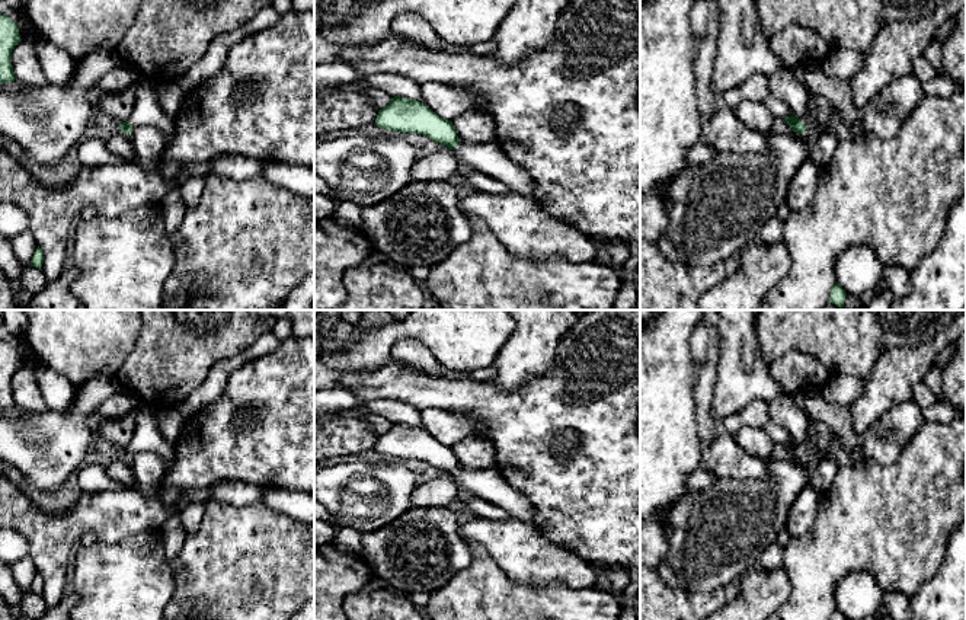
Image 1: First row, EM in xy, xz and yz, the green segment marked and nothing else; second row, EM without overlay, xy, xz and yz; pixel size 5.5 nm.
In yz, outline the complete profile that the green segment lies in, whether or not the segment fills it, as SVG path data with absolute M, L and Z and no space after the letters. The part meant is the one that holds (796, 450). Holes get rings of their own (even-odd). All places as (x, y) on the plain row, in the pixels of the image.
M809 419L809 437L799 445L796 442L784 442L786 448L790 451L790 454L796 458L796 460L805 460L806 453L809 450L813 450L815 447L815 437L816 434L813 434L810 431L810 428L816 425L812 419Z

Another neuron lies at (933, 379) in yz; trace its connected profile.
M934 365L924 377L924 383L933 390L937 402L944 400L944 383L943 383L943 368L941 365Z

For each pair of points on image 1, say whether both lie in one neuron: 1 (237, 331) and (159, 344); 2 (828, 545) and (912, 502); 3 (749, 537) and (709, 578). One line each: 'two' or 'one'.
1: one
2: one
3: one

